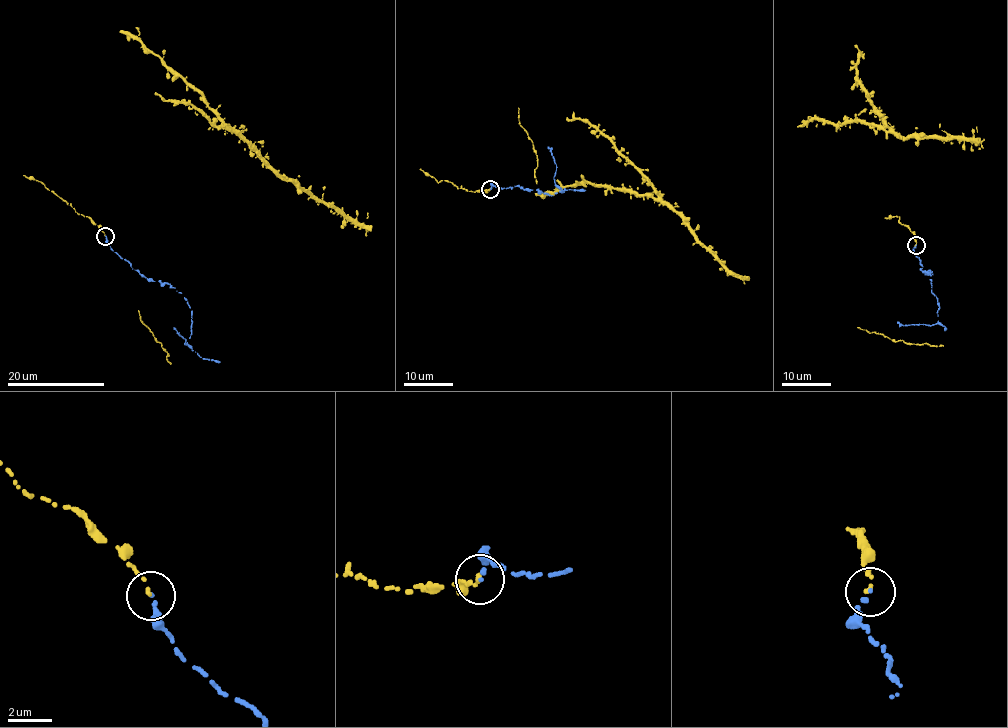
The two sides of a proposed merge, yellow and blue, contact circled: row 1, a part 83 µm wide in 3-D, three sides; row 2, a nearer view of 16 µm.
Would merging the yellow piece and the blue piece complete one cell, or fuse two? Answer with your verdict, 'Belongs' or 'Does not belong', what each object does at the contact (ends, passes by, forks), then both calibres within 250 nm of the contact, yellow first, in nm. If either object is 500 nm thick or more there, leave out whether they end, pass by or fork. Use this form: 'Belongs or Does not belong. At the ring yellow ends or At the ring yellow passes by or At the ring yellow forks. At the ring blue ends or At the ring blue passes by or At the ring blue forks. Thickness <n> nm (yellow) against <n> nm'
Belongs. At the ring yellow ends. At the ring blue ends. Thickness 140 nm (yellow) against 170 nm

